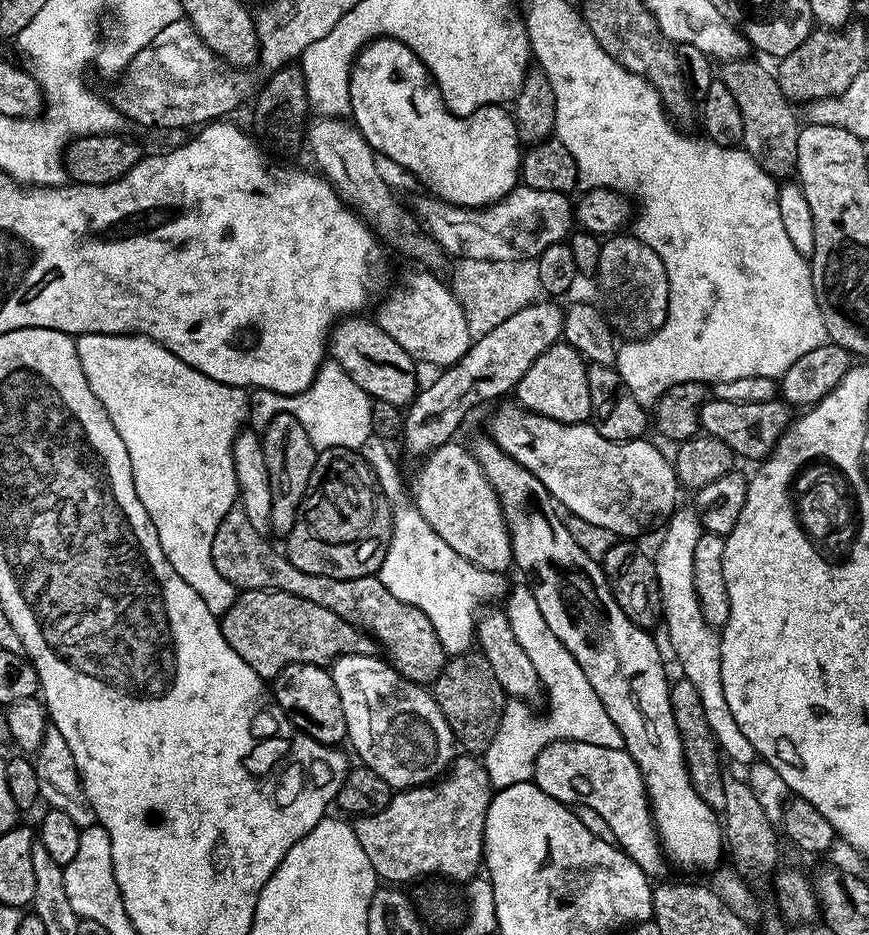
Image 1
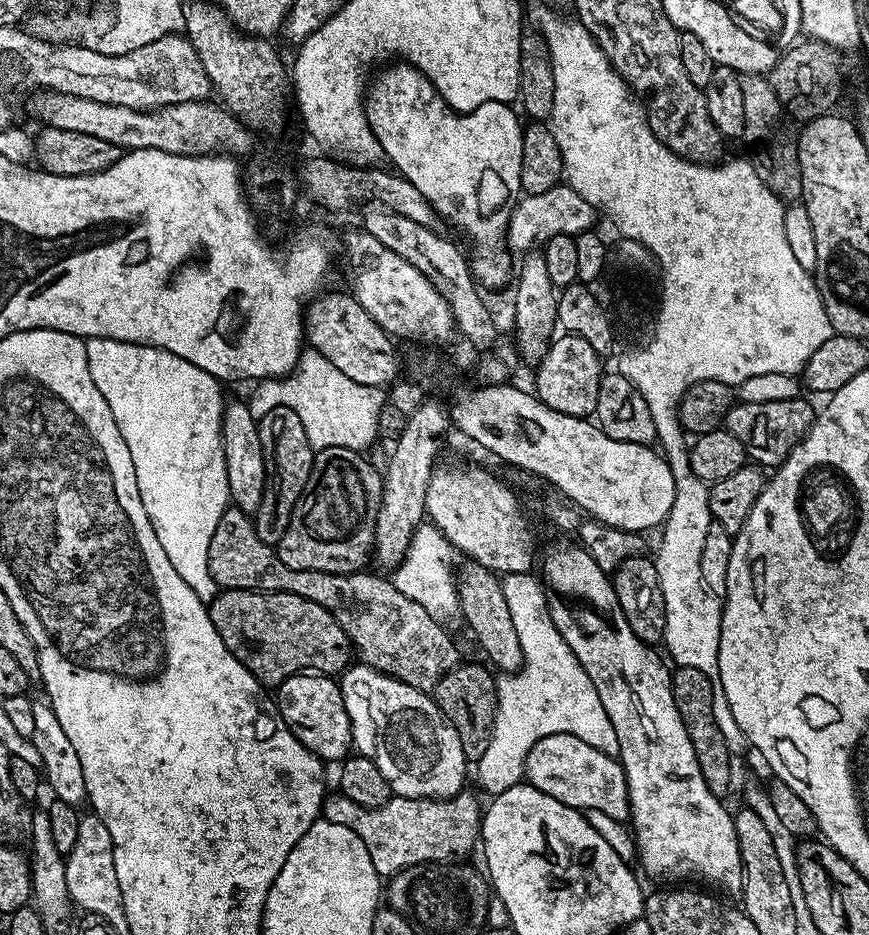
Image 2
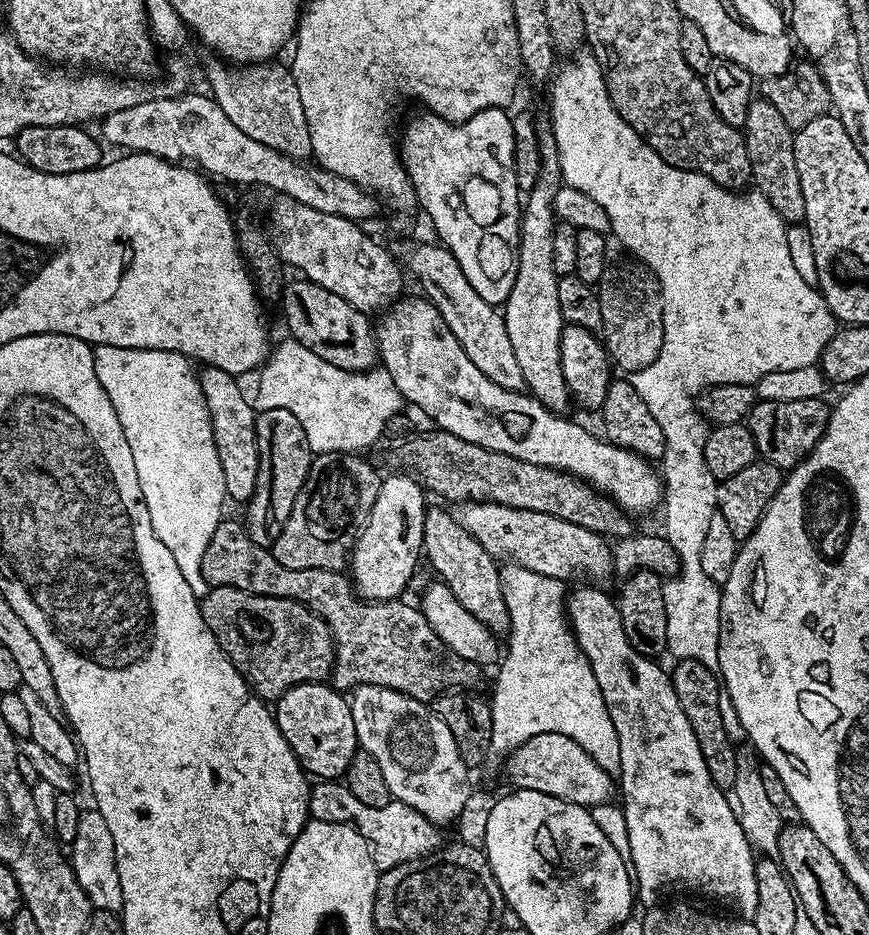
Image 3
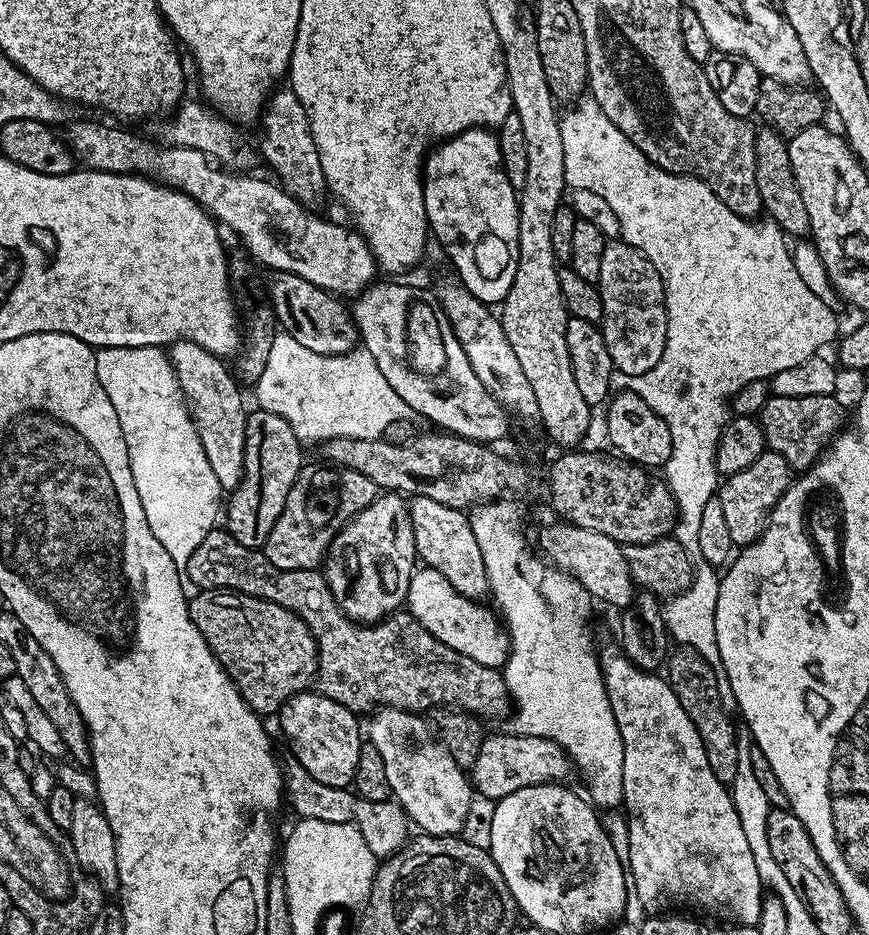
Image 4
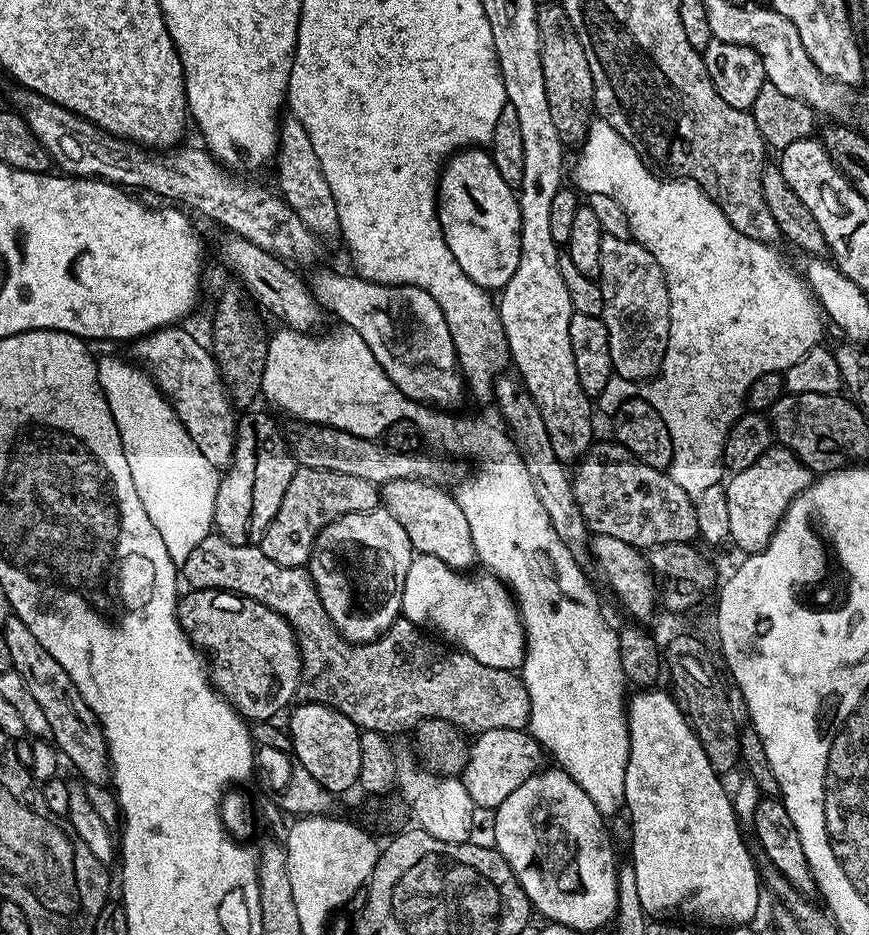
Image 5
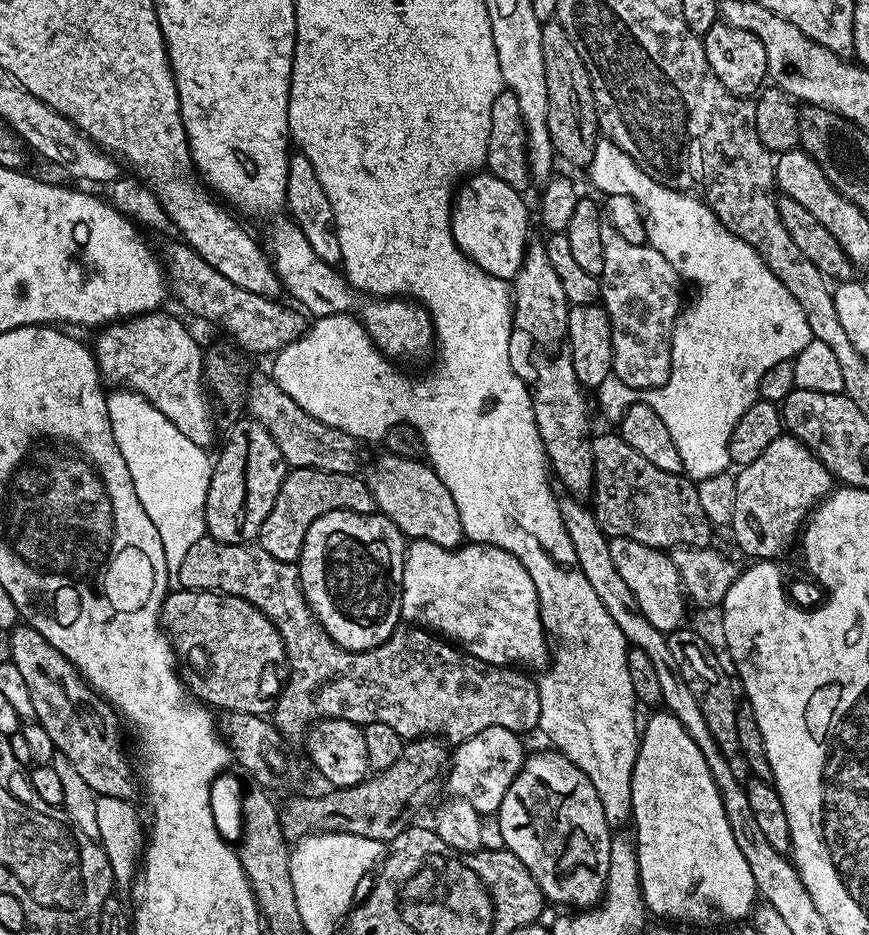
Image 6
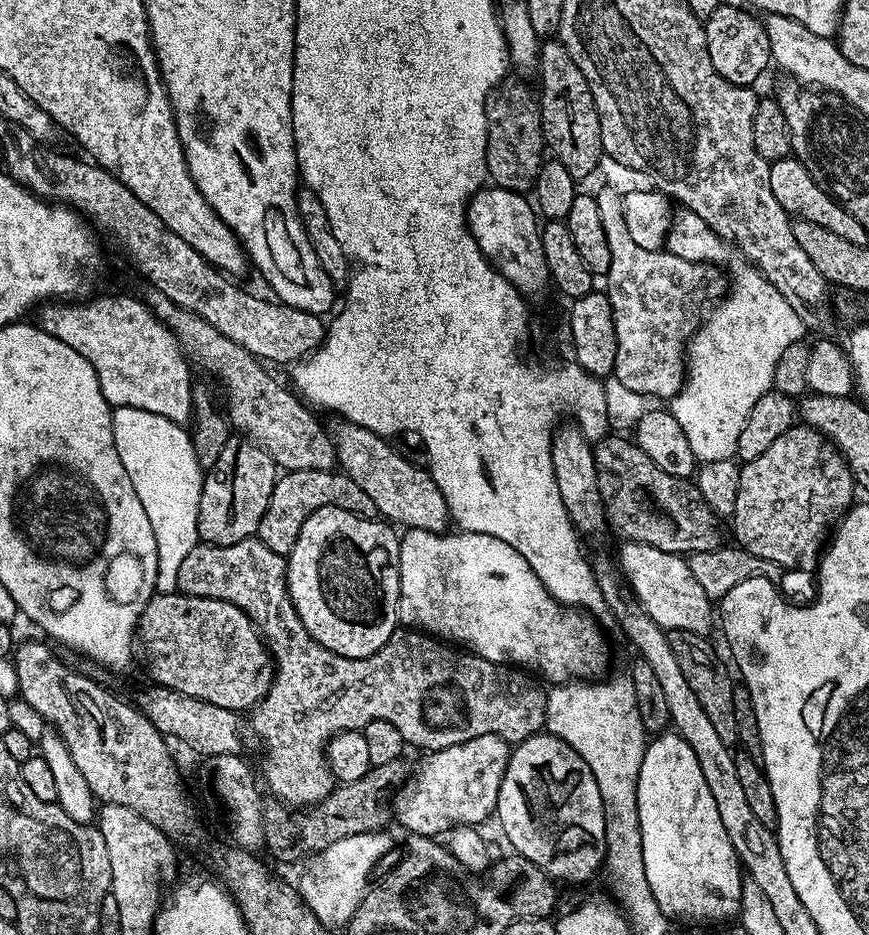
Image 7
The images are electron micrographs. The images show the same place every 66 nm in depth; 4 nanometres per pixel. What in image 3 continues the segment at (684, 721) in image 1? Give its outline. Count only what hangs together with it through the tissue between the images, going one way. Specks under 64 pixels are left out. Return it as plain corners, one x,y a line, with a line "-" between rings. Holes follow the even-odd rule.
676,660
670,668
674,694
678,694
678,702
682,702
682,714
690,718
690,730
694,730
694,738
698,738
698,750
702,750
702,758
706,758
706,770
710,770
710,778
718,787
731,790
735,782
735,752
737,745
726,734
726,726
722,723
724,708
722,700
722,684
713,669
702,666
697,660

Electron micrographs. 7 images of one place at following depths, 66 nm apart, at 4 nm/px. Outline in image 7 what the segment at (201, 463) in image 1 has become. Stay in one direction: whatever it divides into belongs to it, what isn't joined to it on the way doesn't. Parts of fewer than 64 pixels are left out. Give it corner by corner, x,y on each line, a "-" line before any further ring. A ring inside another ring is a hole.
112,408
112,429
118,458
122,458
122,466
126,466
130,482
134,482
134,494
138,494
138,502
142,502
146,510
150,526
154,526
154,538
160,555
160,569
156,575
157,589
165,592
177,591
178,566
182,558
186,558
186,554
190,554
190,550
194,550
200,540
198,502
204,485
205,469
200,467
199,460
195,456
191,435
170,418
162,418
162,414
150,414
150,410
137,408

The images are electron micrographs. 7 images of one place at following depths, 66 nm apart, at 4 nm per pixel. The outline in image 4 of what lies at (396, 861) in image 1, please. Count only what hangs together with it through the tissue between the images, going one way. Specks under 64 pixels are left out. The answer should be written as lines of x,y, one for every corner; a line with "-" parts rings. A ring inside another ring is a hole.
287,755
283,761
285,781
285,801
296,812
296,816
303,820
322,822
338,822
339,824
352,823
366,838
366,844
370,847
377,859
385,859
395,855
407,841
406,826
408,819
404,809
396,801
387,799
382,802
370,802
357,796
351,789
323,785
322,782
309,774
296,756

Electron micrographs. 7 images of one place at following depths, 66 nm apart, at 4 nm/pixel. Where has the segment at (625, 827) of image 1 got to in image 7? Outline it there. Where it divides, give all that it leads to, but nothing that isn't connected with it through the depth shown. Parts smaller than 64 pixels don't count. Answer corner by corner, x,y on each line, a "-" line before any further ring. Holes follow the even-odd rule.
493,732
482,734
478,738
470,738
466,742
449,748
429,751
427,753
429,756
421,762
416,776
409,775
395,793
395,823
400,823
405,828
405,833
433,838
447,834
451,828
457,826
483,825
483,820
495,813
498,790
502,786
502,778
506,774
509,751
508,741
498,738

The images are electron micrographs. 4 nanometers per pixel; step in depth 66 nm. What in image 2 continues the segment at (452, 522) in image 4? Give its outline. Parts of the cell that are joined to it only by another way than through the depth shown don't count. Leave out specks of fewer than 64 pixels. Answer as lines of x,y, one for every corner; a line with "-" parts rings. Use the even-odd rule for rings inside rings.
473,562
458,568
456,593
460,599
459,615
464,616
476,644
488,655
487,663
501,673
519,672
524,665
522,642
518,642
518,634
514,630
514,621
510,618
510,606
506,606
506,594
501,577
491,572
486,566

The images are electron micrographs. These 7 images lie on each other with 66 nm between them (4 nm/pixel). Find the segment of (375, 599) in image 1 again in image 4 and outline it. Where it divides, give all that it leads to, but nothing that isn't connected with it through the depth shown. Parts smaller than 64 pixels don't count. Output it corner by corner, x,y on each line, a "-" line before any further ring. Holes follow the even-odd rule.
213,527
211,532
200,537
194,554
190,554
190,562
186,565
186,576
193,580
200,590
222,588
246,592
249,596
260,596
270,602
278,602
278,606
286,606
314,634
318,646
318,670
314,681
315,691
324,696
334,698
342,706
357,714
367,713
381,706
404,708
407,712
427,713
441,706
455,706
461,712
467,712
476,718
484,716
500,716
509,711
512,695
504,681
501,669
482,666
482,662
474,662
474,658
466,658
466,654
458,654
450,650
430,630
426,630
412,617
407,610
397,610
374,624
357,624
340,609
334,594
329,590
323,571
315,568
306,570
278,570
266,557
263,551
242,546
223,527

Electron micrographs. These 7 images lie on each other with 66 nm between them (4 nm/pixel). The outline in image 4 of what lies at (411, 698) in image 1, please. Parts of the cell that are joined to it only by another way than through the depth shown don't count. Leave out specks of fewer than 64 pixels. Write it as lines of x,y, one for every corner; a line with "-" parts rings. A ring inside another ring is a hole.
381,706
371,713
372,721
366,724
366,740
382,754
382,763
386,766
386,782
390,782
390,790
397,804
404,809
407,819
420,827
421,833
429,836
454,836
463,830
467,810
470,806
474,789
470,776
465,769
454,762
450,750
440,741
433,725
423,715
407,712
404,708

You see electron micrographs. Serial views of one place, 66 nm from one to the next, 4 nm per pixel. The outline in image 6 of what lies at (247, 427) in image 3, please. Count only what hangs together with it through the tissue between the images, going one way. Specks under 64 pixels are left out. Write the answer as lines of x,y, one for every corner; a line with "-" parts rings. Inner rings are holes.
164,311
144,312
101,327
95,333
96,367
109,385
142,394
159,412
166,414
194,446
208,450
216,440
218,425
204,384
205,349
178,317

